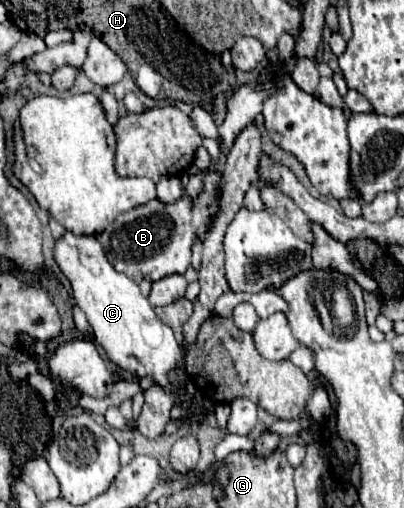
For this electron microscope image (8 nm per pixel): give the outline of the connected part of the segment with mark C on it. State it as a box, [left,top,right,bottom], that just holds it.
[53,231,183,387]

